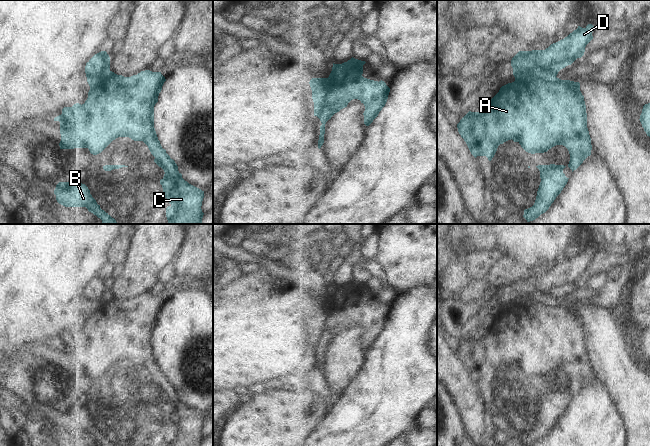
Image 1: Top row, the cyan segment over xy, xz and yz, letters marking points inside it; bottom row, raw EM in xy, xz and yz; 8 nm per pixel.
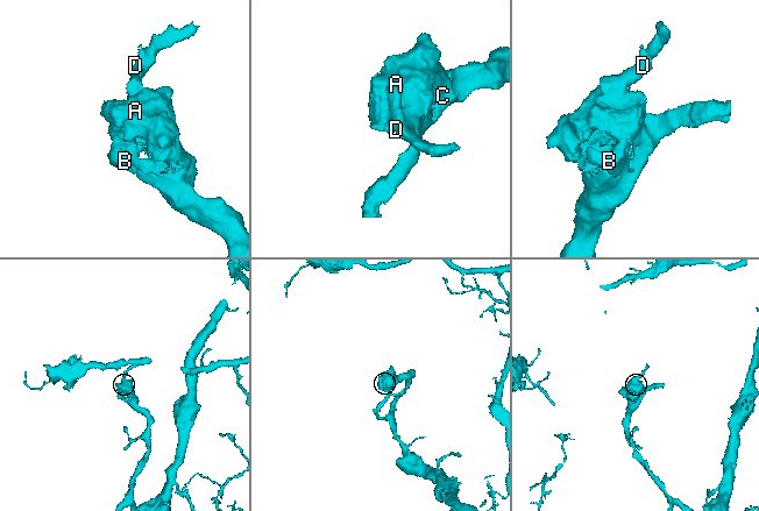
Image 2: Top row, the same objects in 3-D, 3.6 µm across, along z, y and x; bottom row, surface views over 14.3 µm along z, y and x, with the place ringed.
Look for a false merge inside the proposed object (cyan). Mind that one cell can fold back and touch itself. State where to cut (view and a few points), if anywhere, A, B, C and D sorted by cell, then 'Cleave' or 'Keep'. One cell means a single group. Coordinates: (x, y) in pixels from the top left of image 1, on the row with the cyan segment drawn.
Split along yz (555, 76), (531, 76), (529, 78), (515, 79). Groups: A B C / D. Cleave.

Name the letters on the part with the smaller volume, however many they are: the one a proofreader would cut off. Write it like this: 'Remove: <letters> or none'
Remove: D.

